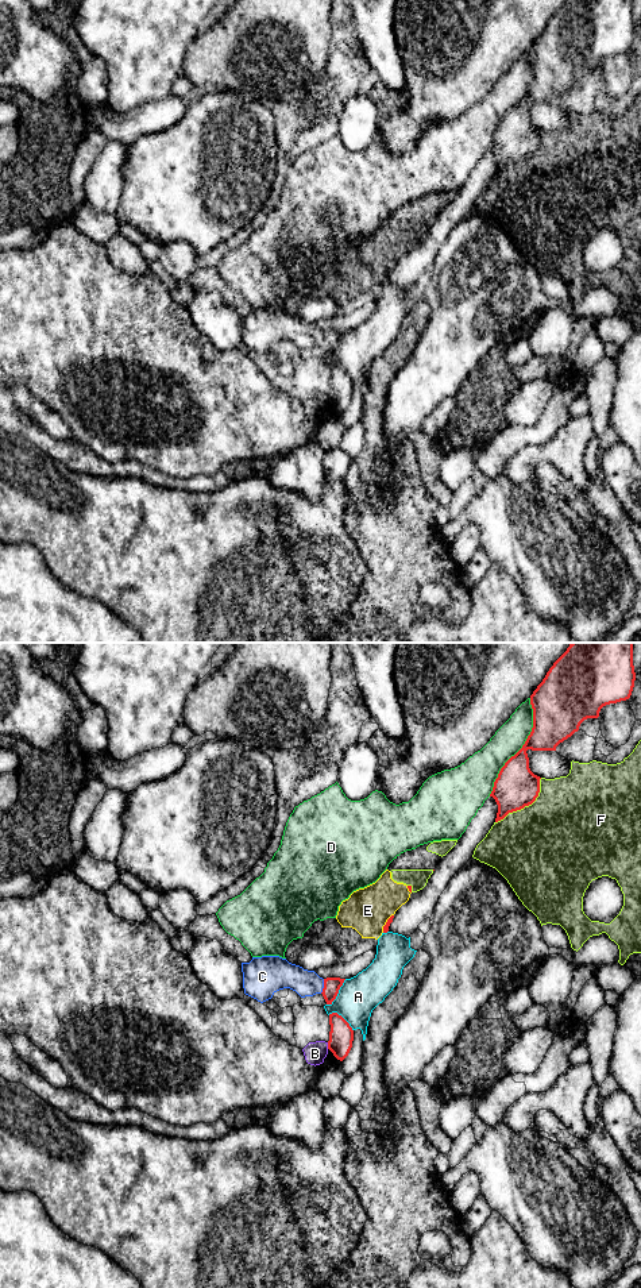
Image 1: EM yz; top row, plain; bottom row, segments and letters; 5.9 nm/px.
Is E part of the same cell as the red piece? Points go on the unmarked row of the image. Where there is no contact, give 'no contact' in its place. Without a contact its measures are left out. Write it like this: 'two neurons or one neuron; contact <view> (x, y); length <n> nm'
two neurons; contact yz (386, 276); length 130 nm

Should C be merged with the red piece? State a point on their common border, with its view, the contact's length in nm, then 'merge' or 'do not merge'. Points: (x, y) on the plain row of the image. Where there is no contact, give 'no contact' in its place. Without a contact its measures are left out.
yz (324, 338) | 90 nm | merge

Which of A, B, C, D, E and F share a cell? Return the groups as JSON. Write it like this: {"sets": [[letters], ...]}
{"sets": [["A"], ["B"], ["C"], ["D"], ["E", "F"]]}

